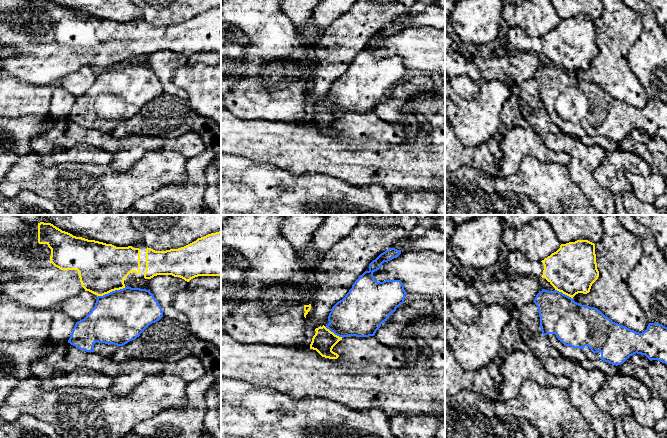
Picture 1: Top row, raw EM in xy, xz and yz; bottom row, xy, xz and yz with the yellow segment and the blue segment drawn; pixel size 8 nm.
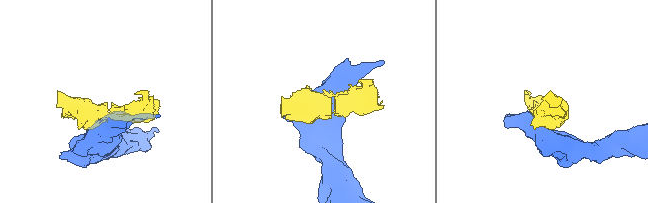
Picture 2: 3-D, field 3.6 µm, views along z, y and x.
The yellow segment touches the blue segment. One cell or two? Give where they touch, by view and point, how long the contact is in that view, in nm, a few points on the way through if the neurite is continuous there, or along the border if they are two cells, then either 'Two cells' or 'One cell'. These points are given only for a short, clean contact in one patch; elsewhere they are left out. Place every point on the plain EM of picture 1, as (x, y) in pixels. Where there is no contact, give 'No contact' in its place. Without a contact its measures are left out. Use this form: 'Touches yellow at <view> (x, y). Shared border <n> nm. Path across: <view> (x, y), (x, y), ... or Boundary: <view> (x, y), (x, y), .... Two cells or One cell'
Touches yellow at xy (111, 67). Shared border 240 nm. Two cells

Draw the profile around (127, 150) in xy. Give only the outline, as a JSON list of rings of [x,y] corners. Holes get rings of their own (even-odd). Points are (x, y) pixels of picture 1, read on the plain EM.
[[[68,118],[54,120],[48,131],[31,140],[32,151],[38,154],[48,154],[55,147],[71,148],[76,145],[111,151],[113,160],[110,166],[118,173],[128,171],[146,152],[170,150],[191,159],[205,151],[202,138],[194,131],[187,131],[175,138],[137,134],[115,138],[112,133],[80,126]]]

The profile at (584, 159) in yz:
[[[564,132],[548,133],[543,140],[549,149],[570,154],[570,161],[566,165],[570,178],[600,215],[614,215],[616,212],[614,198],[594,178],[594,171],[605,160],[604,148],[598,144],[585,145],[576,136]]]

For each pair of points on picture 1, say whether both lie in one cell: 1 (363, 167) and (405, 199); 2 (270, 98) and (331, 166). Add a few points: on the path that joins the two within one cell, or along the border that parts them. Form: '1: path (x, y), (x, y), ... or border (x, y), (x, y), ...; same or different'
1: border (420, 191), (396, 190), (391, 195); different
2: border (267, 119), (290, 123); different

